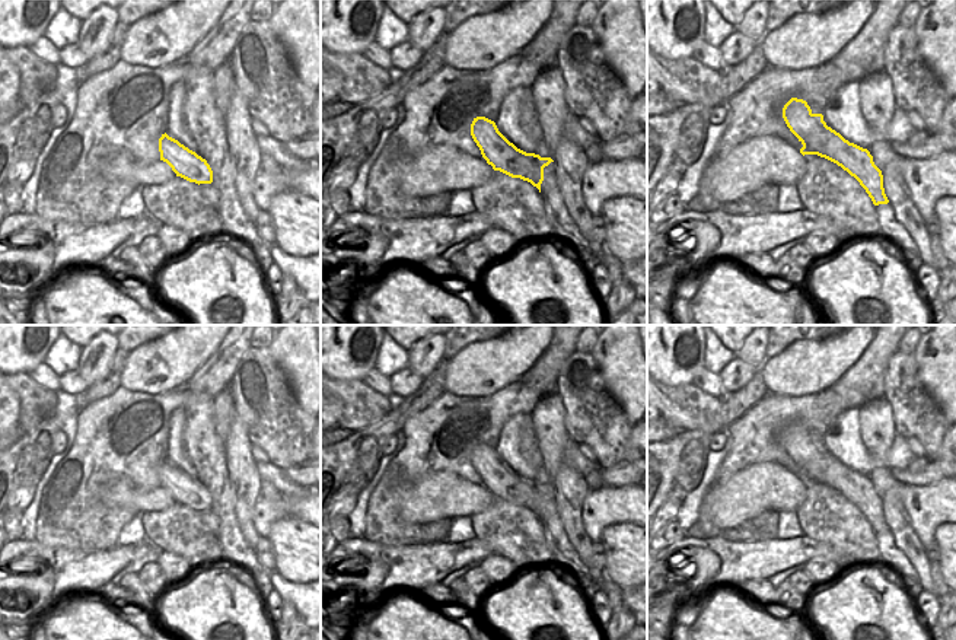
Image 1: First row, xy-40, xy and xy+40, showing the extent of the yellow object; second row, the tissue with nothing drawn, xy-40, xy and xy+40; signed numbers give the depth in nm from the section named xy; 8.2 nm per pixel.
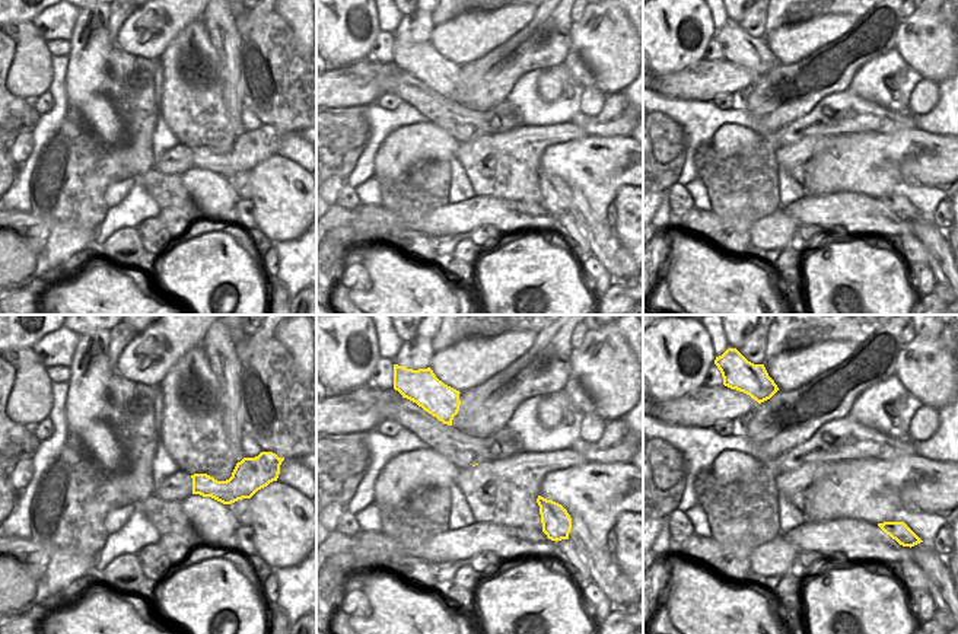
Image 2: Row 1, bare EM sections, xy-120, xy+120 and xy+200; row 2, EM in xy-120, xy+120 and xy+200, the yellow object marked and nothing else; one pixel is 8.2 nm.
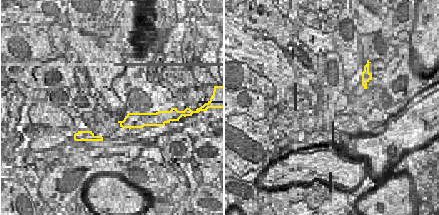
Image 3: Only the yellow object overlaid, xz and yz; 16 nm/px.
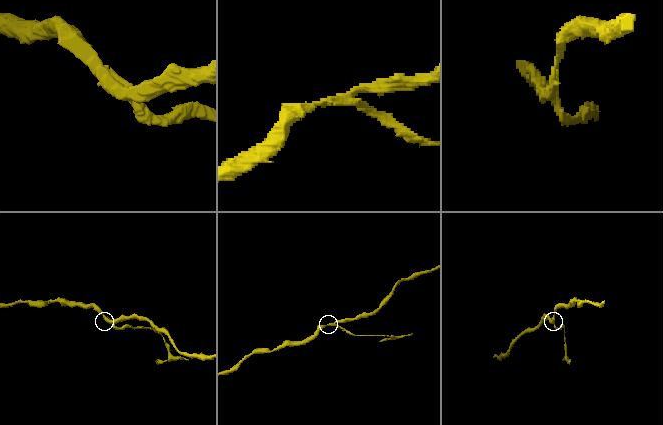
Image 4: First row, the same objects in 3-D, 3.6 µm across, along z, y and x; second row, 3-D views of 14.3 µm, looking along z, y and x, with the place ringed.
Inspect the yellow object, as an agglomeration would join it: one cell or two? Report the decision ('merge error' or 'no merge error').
merge error

